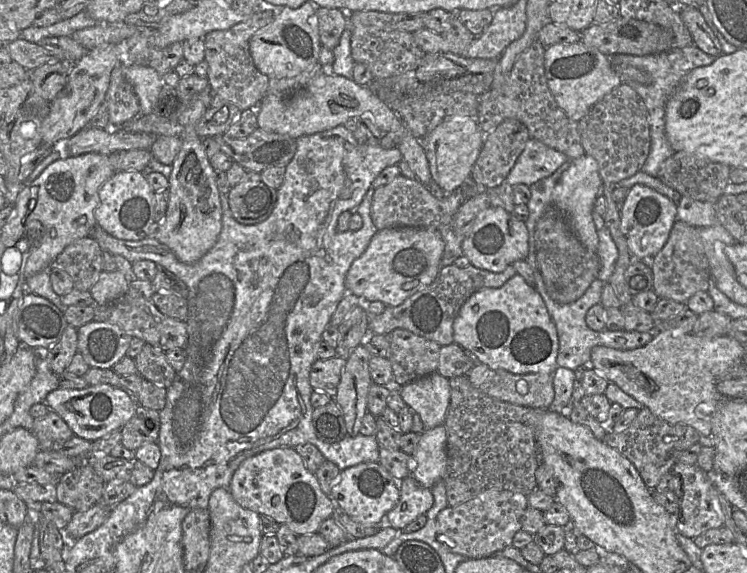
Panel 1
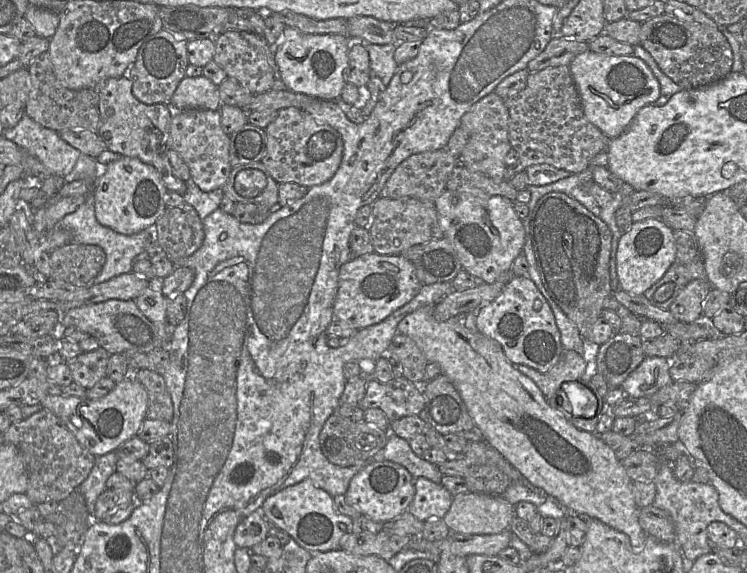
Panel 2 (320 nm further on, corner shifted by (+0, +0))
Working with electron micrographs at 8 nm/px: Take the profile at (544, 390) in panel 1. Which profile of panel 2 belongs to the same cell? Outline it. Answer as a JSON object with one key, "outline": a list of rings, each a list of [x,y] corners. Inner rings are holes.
{"outline":[[[563,349],[558,362],[547,372],[541,373],[526,365],[515,365],[516,369],[529,377],[541,390],[548,403],[557,409],[562,385],[566,382],[580,382],[586,372],[585,358],[573,350]]]}

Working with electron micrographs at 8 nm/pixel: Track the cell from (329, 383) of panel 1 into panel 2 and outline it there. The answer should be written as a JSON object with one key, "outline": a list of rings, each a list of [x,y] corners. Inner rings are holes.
{"outline":[[[404,377],[388,383],[369,380],[365,396],[358,404],[363,410],[381,409],[390,423],[405,416],[420,416],[424,406],[422,387],[414,385]]]}

